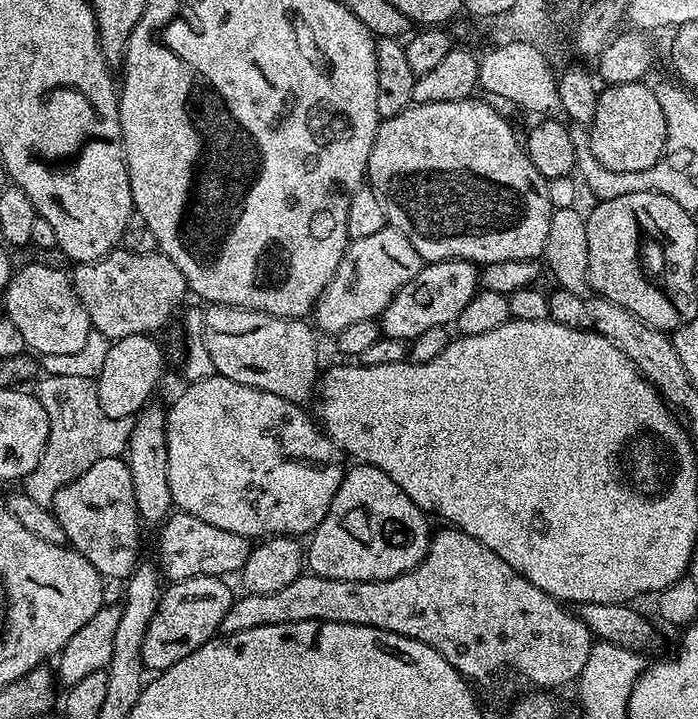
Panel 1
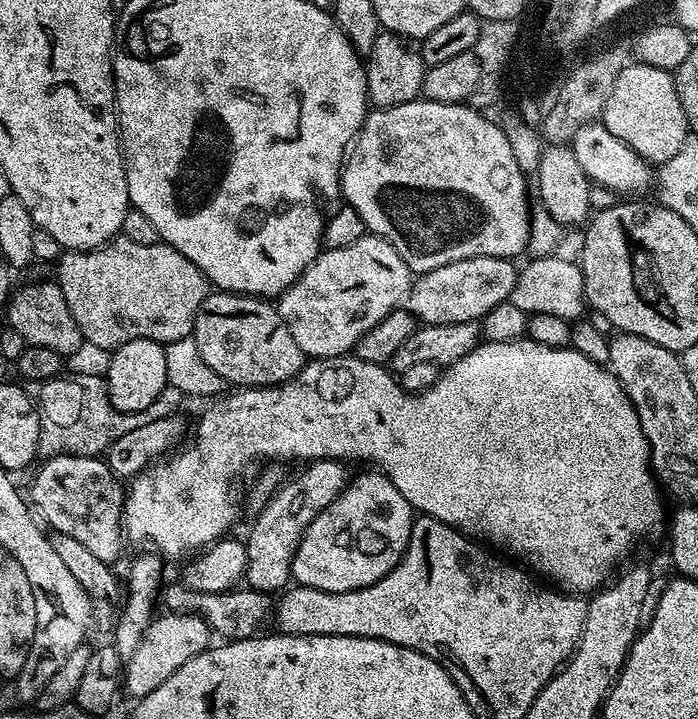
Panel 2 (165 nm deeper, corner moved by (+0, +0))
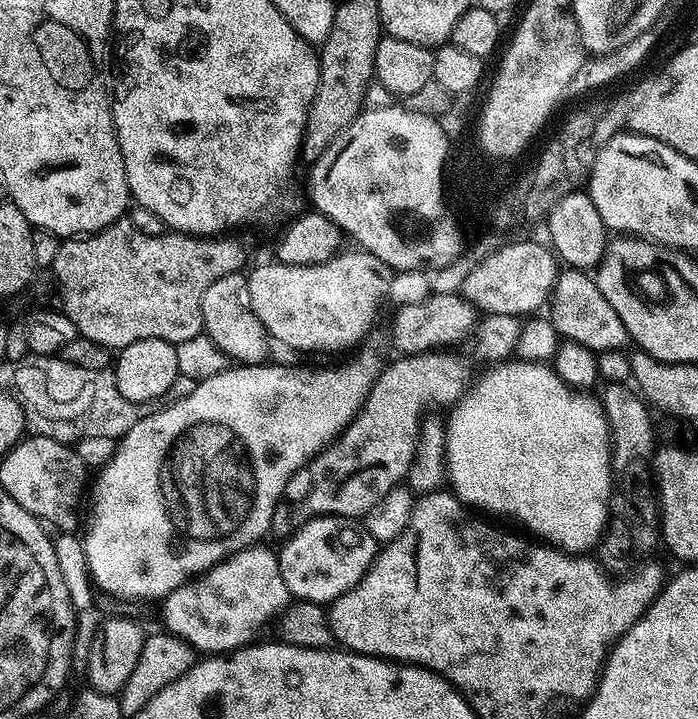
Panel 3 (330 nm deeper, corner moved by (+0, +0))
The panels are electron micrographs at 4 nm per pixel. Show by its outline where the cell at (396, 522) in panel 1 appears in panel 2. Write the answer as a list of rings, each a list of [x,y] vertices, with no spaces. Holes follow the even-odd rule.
[[[379,470],[364,473],[356,482],[349,483],[344,493],[326,510],[322,510],[304,531],[298,550],[292,559],[292,580],[297,585],[326,590],[327,592],[353,592],[378,582],[404,557],[408,539],[412,533],[414,509],[406,498]]]

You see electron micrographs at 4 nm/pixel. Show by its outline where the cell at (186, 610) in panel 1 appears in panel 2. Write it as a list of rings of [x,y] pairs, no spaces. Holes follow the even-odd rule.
[[[182,612],[163,615],[157,615],[153,619],[152,625],[140,637],[140,644],[134,654],[127,659],[122,688],[125,693],[129,692],[132,698],[139,698],[158,690],[158,686],[162,686],[162,682],[166,682],[170,674],[186,666],[190,658],[209,647],[210,625],[205,622],[204,617]]]

